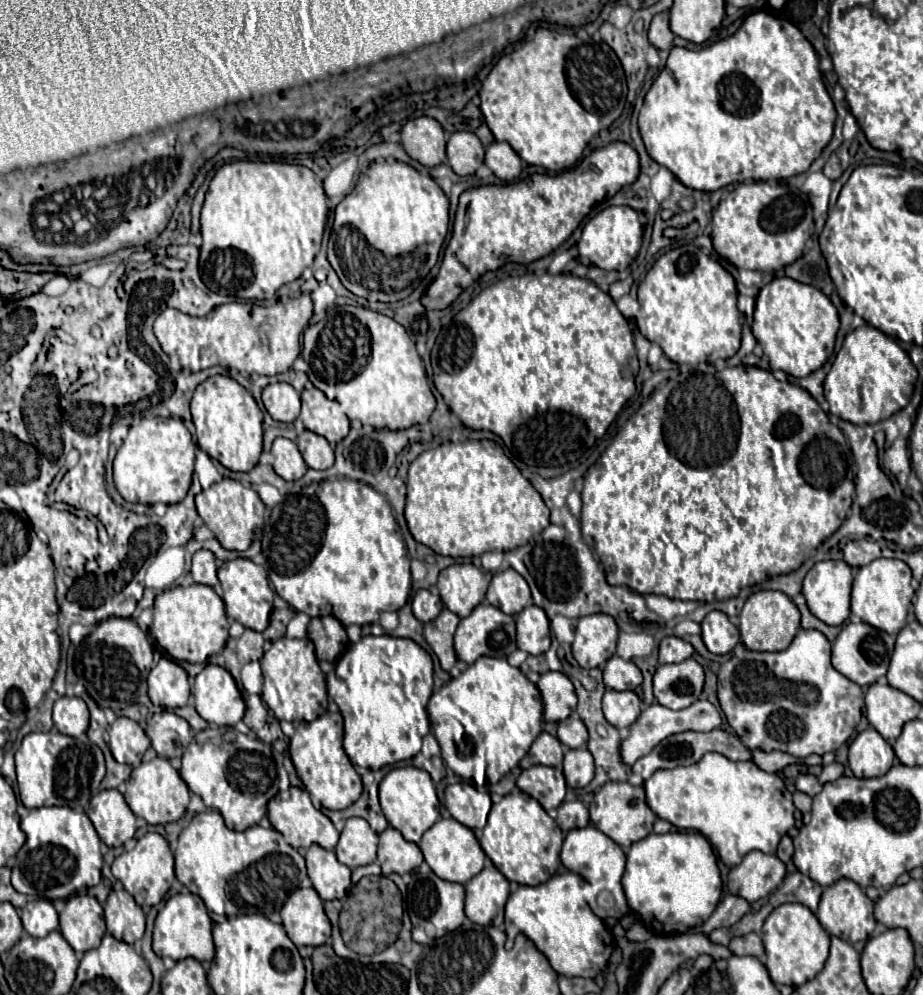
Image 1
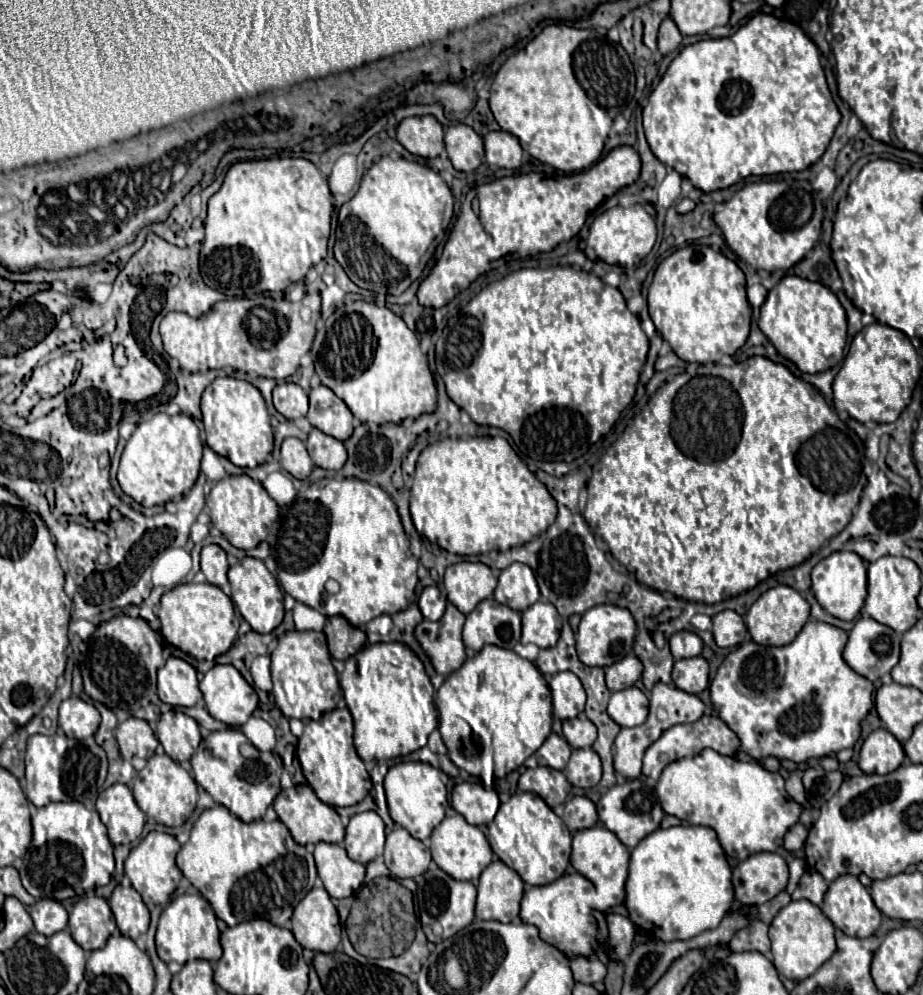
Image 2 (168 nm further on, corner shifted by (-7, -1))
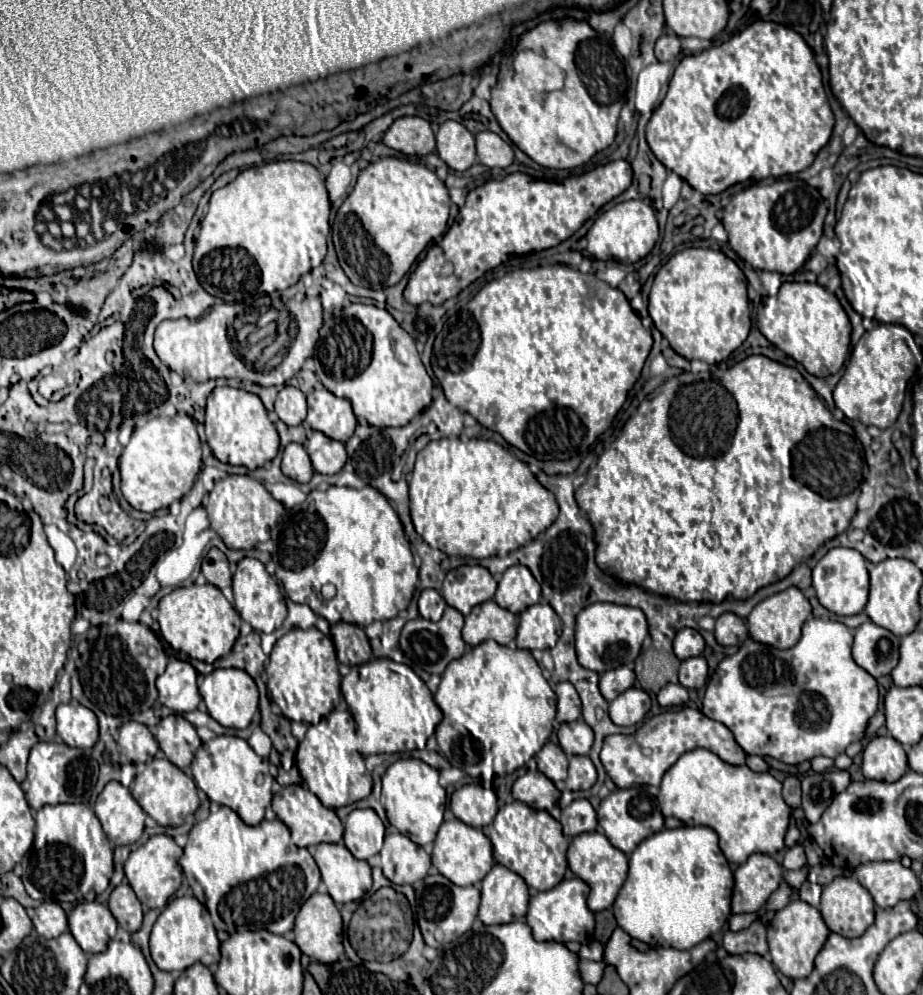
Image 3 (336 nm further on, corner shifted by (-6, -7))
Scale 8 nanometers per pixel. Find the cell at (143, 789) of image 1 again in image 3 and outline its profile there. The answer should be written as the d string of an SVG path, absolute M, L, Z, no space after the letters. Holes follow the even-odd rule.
M120 754L120 778L118 780L127 787L134 800L142 806L142 810L152 816L160 826L180 826L188 816L196 812L200 806L198 788L190 776L186 776L178 766L174 766L170 760L152 760L148 766L147 762L126 762ZM146 766L146 770L144 767ZM138 775L138 776L136 776ZM136 777L136 778L135 778Z

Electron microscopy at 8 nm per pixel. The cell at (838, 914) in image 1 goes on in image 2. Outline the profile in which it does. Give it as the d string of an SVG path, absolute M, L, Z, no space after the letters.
M839 876L829 884L823 914L835 928L855 938L869 938L881 924L881 912L867 888L855 876Z

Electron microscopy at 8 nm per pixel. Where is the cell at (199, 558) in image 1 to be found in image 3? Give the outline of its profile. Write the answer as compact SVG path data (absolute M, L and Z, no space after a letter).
M212 548L202 560L202 574L206 576L210 584L218 586L220 590L224 590L226 586L232 586L232 574L228 568L228 560L218 548Z

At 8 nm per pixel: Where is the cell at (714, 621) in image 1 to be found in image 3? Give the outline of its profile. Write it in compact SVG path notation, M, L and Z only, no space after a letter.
M726 612L716 618L714 636L716 636L718 644L722 644L722 646L738 646L740 642L744 642L748 638L748 628L740 616Z

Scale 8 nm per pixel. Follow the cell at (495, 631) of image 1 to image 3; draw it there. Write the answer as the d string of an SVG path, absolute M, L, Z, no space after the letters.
M494 600L474 606L466 616L462 638L466 644L476 646L484 640L496 640L498 644L510 644L516 638L518 618L508 610L502 610Z

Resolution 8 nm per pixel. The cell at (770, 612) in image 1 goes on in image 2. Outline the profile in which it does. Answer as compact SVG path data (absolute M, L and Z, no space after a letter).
M775 586L771 590L767 590L753 602L749 612L745 614L745 624L747 624L747 630L753 638L753 642L763 644L763 646L791 644L791 640L795 640L795 636L801 632L801 628L807 624L807 620L809 620L807 600L801 598L801 594L789 586Z

